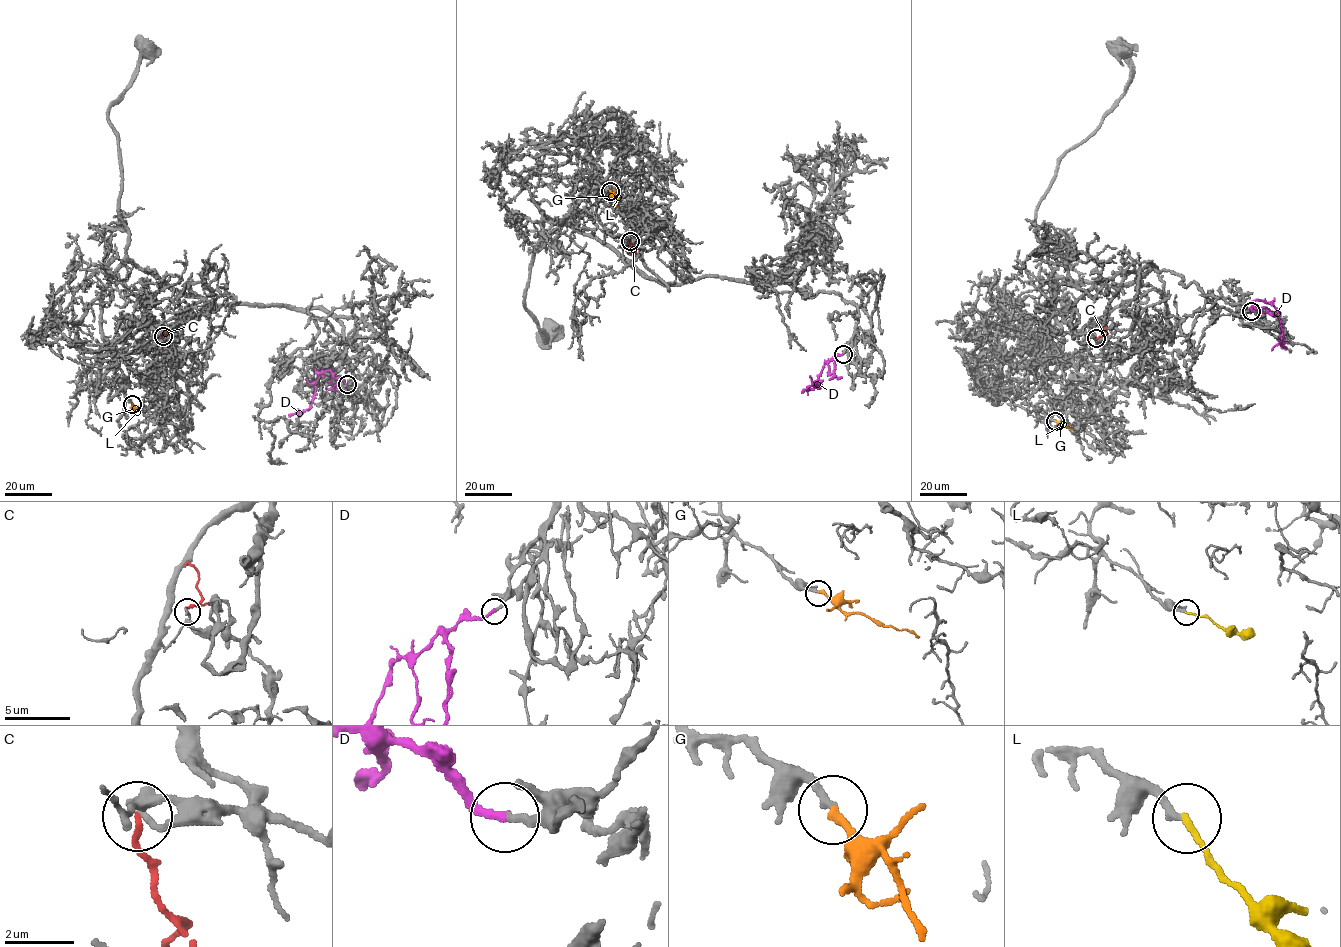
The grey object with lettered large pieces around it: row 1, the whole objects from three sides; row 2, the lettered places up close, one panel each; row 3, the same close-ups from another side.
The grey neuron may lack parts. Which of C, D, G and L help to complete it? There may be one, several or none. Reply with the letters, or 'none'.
D, G

